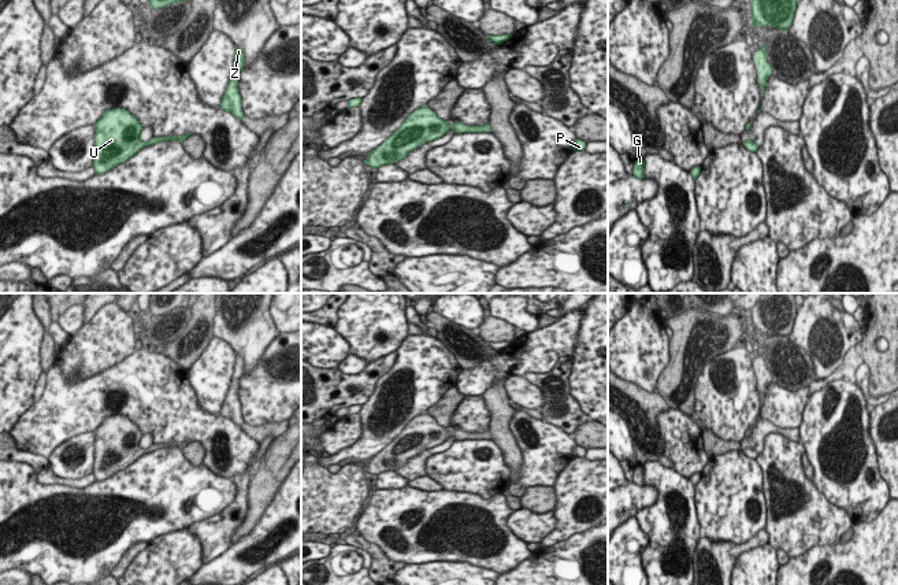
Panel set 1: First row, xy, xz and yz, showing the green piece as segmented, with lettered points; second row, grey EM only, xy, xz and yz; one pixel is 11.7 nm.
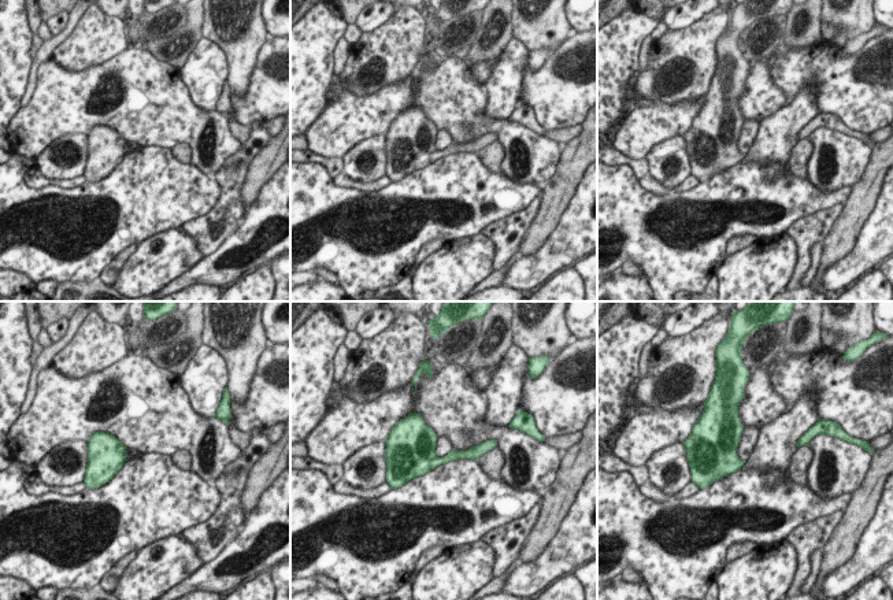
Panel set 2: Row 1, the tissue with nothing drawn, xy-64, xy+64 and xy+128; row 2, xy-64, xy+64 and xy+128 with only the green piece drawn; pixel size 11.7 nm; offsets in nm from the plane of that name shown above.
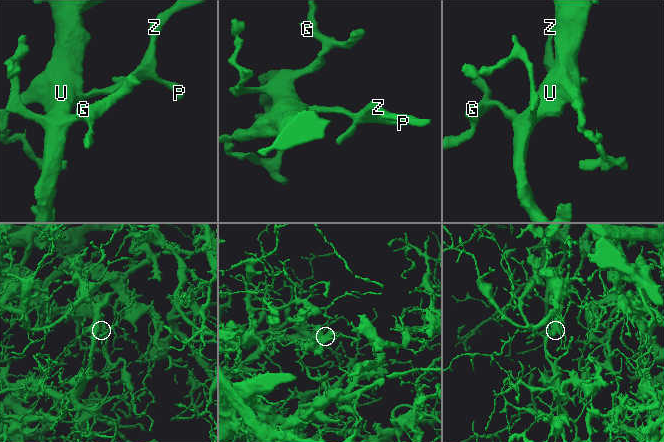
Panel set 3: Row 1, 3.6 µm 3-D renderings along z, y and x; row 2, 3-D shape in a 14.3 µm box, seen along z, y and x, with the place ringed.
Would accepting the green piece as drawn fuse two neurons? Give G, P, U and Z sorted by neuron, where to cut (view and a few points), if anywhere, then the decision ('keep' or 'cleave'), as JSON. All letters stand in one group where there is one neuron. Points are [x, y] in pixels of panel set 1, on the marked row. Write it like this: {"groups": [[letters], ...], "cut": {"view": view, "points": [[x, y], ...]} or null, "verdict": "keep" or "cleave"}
{"groups": [["G", "P", "U", "Z"]], "cut": null, "verdict": "keep"}

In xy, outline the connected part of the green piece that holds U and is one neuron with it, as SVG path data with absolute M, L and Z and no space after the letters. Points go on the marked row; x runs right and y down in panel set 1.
M120 107L105 110L93 126L94 156L92 167L96 174L104 174L116 167L144 147L163 141L178 141L182 144L192 134L152 137L149 141L142 141L142 125L134 115Z

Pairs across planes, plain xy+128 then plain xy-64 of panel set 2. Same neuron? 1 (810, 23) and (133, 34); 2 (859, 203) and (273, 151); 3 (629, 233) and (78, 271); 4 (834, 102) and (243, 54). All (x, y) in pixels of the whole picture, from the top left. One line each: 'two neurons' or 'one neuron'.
1: one neuron
2: one neuron
3: one neuron
4: two neurons

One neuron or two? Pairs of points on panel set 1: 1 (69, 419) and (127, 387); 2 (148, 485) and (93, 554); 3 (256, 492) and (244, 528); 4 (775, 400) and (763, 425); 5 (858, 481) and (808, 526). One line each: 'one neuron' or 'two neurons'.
1: one neuron
2: one neuron
3: one neuron
4: two neurons
5: two neurons

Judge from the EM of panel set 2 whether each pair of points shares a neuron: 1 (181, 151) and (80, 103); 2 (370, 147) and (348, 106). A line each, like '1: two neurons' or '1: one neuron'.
1: two neurons
2: two neurons

